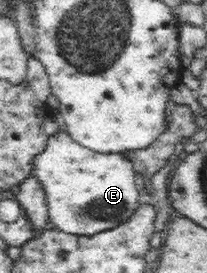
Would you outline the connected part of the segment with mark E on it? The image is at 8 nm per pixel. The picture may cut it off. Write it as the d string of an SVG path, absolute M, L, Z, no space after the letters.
M66 131L50 135L41 153L33 156L30 174L42 187L49 224L73 236L95 236L116 228L139 207L133 164L121 153L104 154L78 144Z

